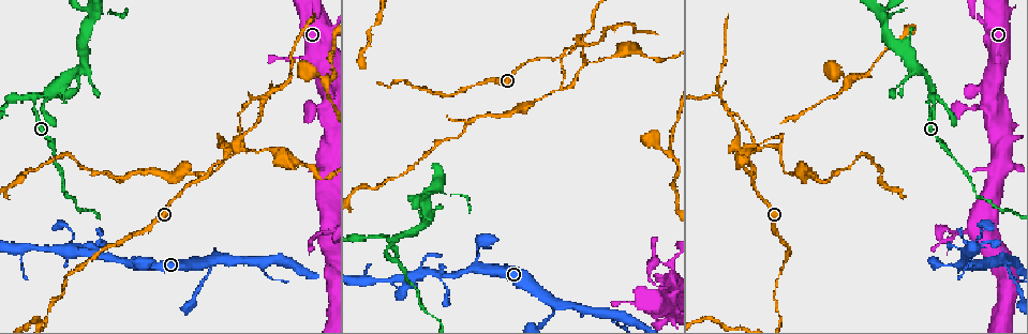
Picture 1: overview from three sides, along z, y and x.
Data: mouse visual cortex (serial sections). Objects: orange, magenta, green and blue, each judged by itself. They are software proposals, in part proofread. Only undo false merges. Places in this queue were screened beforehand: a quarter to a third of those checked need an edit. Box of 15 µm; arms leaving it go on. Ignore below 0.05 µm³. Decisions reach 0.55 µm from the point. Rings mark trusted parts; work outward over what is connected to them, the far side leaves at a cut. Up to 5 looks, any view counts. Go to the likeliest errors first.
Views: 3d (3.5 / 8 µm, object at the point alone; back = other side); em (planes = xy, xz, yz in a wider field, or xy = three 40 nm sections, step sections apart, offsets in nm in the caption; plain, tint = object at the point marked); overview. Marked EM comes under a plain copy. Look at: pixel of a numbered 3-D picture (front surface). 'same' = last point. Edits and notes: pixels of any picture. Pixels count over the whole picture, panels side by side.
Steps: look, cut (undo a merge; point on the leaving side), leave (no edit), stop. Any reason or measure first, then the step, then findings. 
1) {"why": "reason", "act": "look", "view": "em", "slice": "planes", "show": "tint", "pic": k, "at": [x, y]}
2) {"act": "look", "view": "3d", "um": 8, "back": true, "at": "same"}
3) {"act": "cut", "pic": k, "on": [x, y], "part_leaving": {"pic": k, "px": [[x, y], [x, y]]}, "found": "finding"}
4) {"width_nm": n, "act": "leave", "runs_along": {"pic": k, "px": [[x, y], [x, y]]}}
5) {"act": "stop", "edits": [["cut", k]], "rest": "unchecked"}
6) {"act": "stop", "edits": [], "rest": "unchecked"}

{"why": "three-way junction", "act": "look", "view": "3d", "um": 3.5, "pic": 1, "at": [739, 148]}

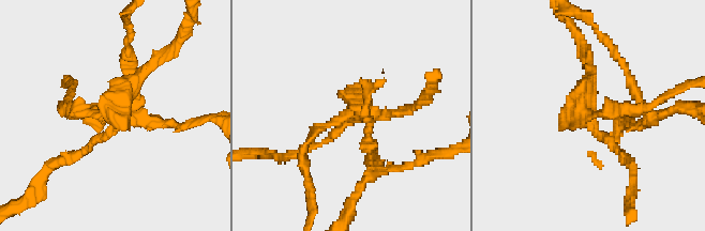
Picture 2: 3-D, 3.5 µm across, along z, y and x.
{"why": "now the EM", "act": "look", "view": "em", "slice": "xy", "step": 2, "show": "tint", "pic": 2, "at": [588, 117]}

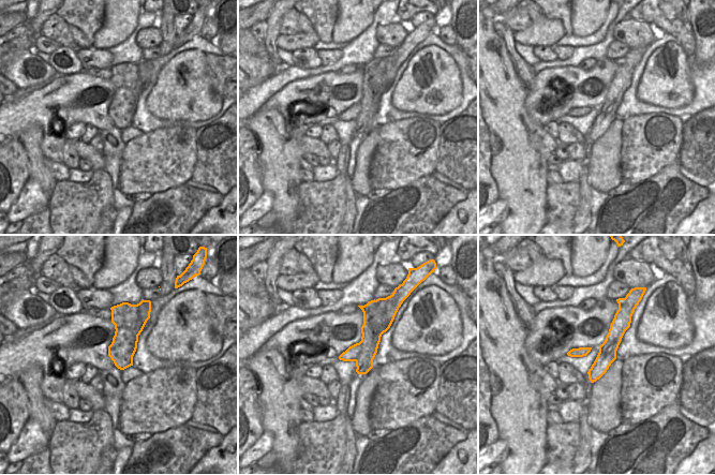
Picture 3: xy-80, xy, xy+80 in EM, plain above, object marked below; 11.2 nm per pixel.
{"arms": 3, "act": "cut", "pic": 2, "on": [74, 113], "part_leaving": {"pic": 2, "px": [[118, 117], [62, 110], [69, 99]]}, "found": "a second cell is stuck on"}

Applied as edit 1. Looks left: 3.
{"why": "arms part here", "act": "look", "view": "3d", "um": 3.5, "pic": 1, "at": [374, 237]}

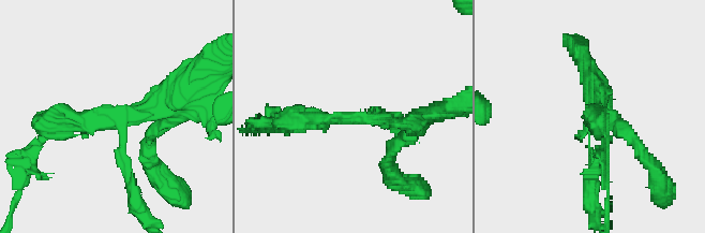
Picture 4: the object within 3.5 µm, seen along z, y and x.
{"arms": 3, "arm_widths_nm": [150, 200, 300], "why": "need the tissue", "act": "look", "view": "em", "slice": "xy", "step": 5, "show": "tint", "pic": 4, "at": [358, 116]}

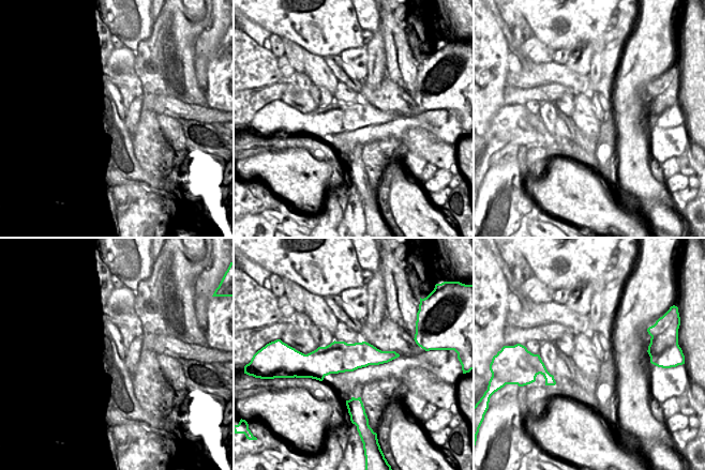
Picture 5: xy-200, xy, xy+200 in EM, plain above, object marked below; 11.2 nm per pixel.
{"why": "cut it another way", "act": "look", "view": "em", "slice": "planes", "show": "tint", "at": "same"}

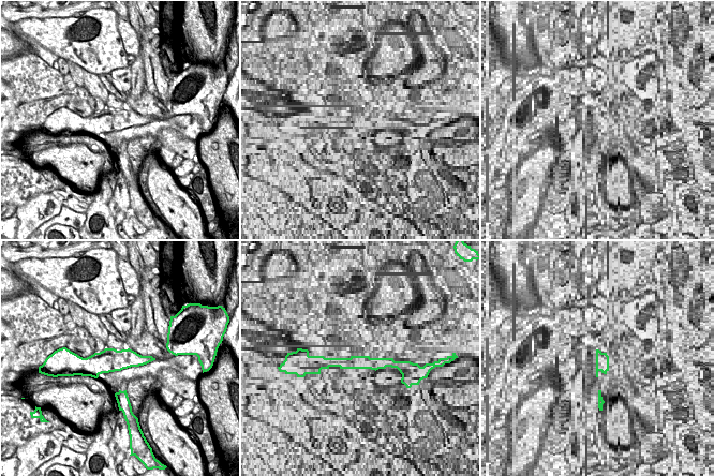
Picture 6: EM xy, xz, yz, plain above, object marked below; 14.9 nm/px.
{"act": "cut", "pic": 4, "on": [617, 132], "part_leaving": {"pic": 4, "px": [[591, 125], [600, 105], [586, 72]]}, "found": "two cells meet here"}

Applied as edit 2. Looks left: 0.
{"act": "stop", "edits": [["cut", 2], ["cut", 4]], "rest": "unchecked"}

